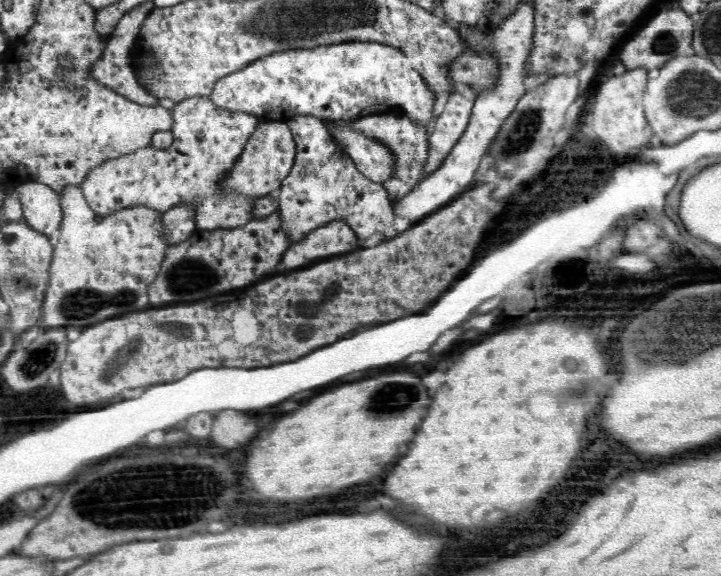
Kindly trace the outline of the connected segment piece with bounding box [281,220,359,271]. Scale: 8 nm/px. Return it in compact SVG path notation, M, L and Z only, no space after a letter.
M332 220L306 234L282 254L287 271L339 257L359 248L354 231L343 220Z

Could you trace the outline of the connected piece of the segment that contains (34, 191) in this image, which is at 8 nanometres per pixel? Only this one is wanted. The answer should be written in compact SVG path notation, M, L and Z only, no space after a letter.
M19 181L12 188L18 195L25 223L32 230L55 237L62 222L60 194L36 181Z

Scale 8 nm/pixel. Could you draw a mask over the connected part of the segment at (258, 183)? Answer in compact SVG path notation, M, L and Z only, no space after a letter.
M260 122L245 145L246 156L242 156L242 164L238 164L238 172L234 172L234 180L230 180L230 184L234 184L234 188L242 188L242 192L254 192L257 197L277 192L289 175L296 156L296 144L288 124Z

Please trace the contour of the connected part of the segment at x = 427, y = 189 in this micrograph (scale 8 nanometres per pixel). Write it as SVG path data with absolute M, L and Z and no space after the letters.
M520 4L516 12L506 18L500 28L493 32L495 38L494 55L498 57L498 67L500 67L500 77L496 80L494 88L484 90L476 97L470 120L466 126L464 134L460 136L458 142L453 146L450 154L444 162L434 171L424 176L418 186L414 186L400 202L394 204L394 214L408 218L409 220L423 220L442 206L450 204L456 200L462 192L468 190L468 186L474 182L476 170L487 153L491 141L498 136L502 124L514 112L519 98L524 91L524 70L527 54L530 53L531 38L534 36L534 7L529 4Z

